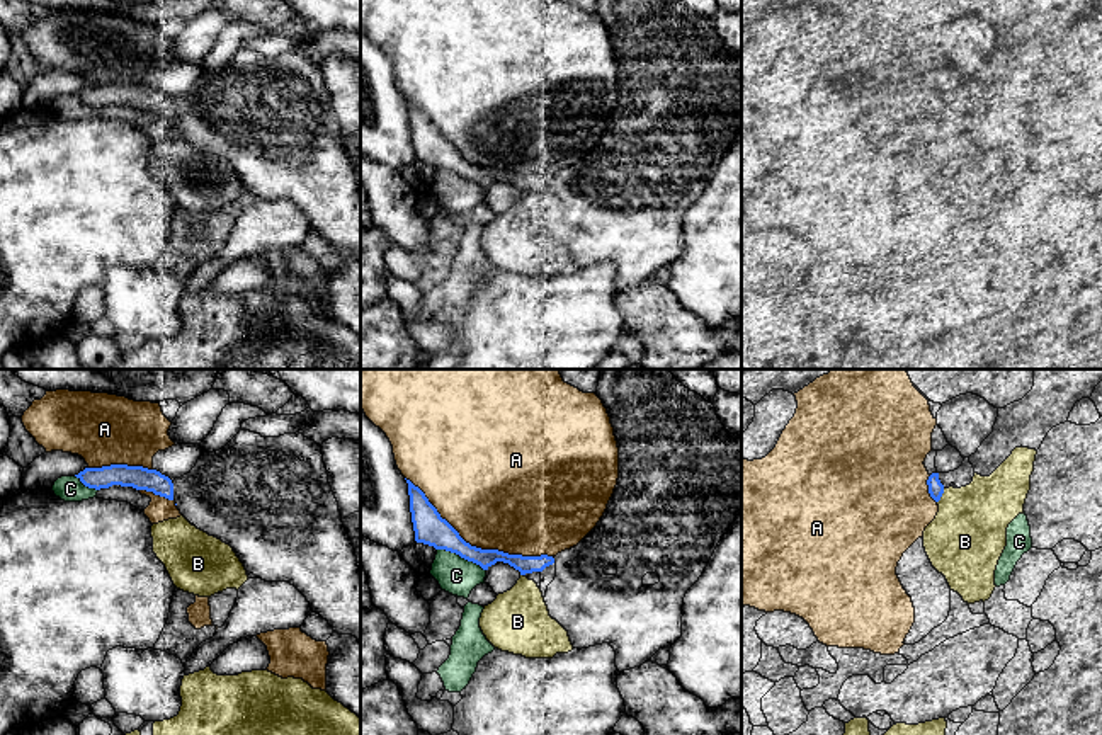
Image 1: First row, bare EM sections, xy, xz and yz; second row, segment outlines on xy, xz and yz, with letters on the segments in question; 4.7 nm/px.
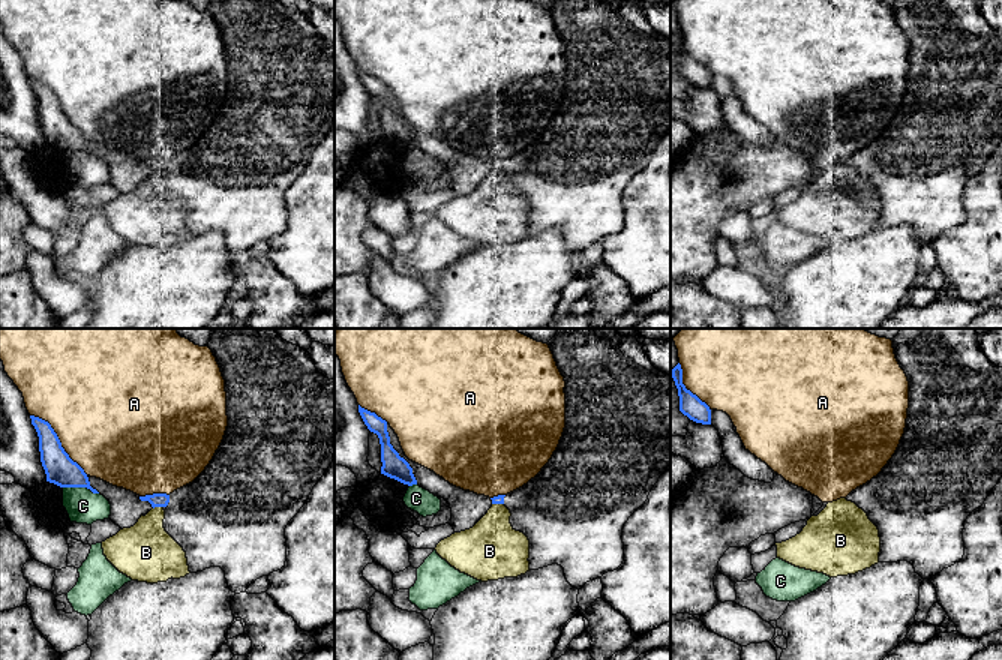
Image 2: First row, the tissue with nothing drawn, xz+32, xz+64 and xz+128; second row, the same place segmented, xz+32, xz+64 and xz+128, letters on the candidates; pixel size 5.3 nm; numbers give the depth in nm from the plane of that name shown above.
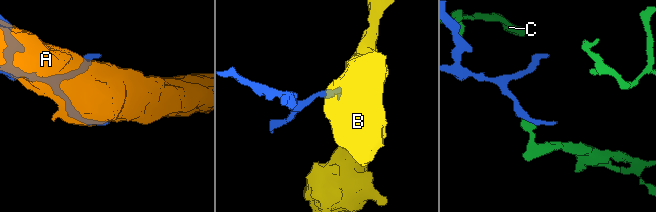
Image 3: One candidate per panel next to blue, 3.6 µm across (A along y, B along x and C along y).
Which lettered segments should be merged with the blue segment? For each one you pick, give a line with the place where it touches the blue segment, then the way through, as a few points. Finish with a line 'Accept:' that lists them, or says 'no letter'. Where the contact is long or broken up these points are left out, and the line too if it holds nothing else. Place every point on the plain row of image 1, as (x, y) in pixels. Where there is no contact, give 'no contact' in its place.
Accept: no letter

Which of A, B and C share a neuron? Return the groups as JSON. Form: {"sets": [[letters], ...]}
{"sets": [["A"], ["B"], ["C"]]}

